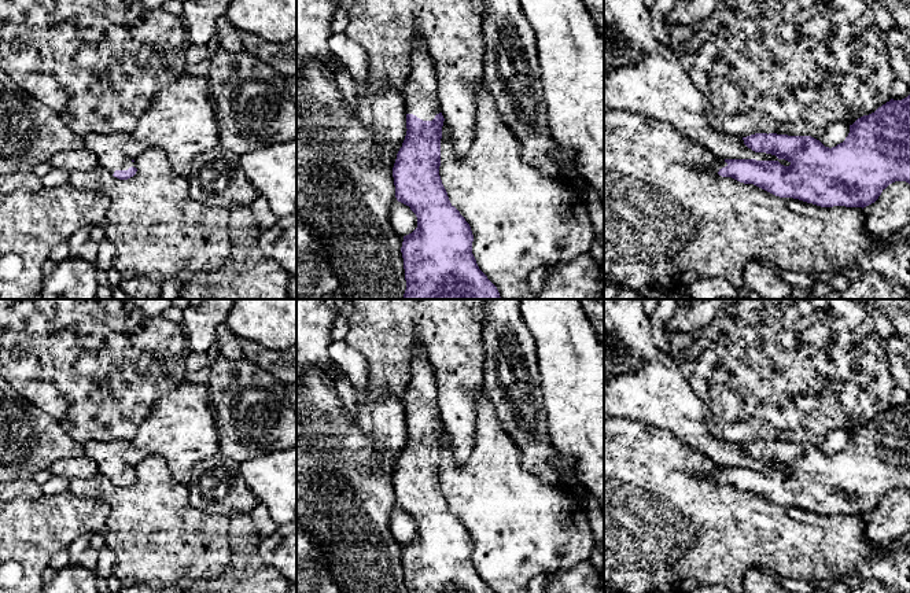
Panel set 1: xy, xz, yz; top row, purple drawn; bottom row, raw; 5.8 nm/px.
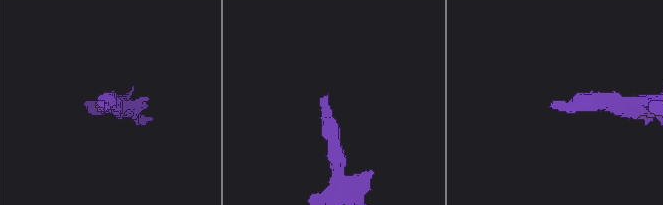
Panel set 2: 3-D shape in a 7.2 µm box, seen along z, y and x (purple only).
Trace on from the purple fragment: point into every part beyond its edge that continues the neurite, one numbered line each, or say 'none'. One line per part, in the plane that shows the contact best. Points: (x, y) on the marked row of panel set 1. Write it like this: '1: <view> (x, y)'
1: xz (420, 95)

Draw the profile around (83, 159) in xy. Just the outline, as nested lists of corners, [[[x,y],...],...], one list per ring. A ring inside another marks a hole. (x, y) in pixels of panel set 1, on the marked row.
[[[80,148],[55,154],[49,163],[52,167],[62,169],[69,174],[73,172],[88,172],[99,165],[99,156],[89,150]]]

